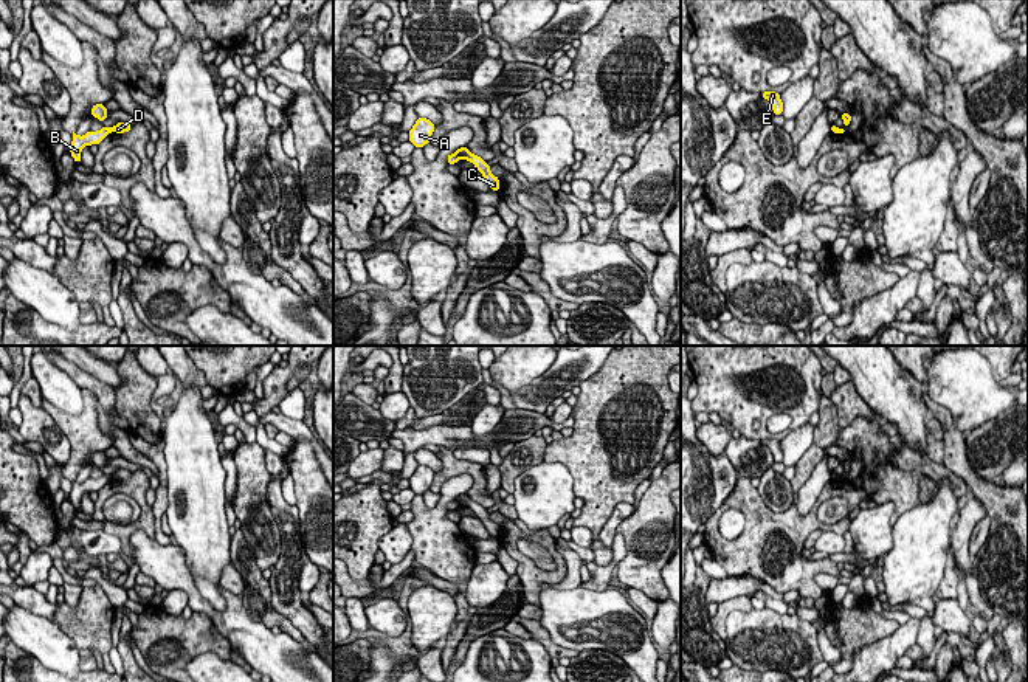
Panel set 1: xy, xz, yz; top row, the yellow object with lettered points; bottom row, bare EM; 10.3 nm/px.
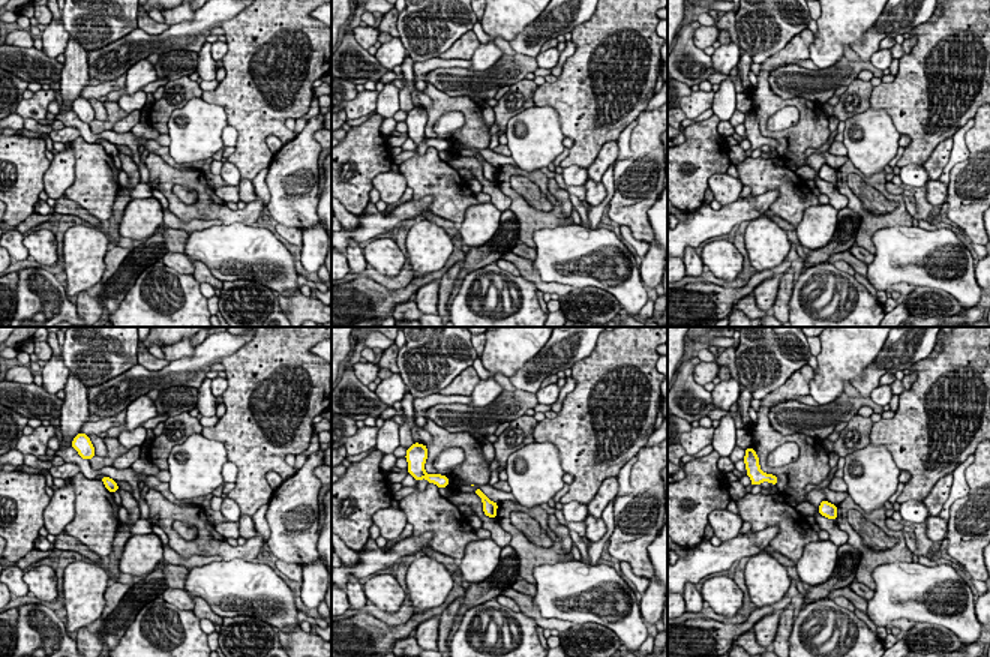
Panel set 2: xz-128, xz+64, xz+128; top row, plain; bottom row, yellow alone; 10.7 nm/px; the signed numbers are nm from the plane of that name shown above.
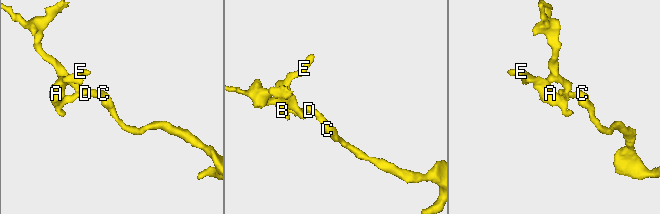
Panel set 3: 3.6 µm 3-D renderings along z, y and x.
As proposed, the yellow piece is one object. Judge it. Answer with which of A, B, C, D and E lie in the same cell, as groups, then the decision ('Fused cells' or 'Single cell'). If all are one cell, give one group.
Groups: A B E / C D. Fused cells

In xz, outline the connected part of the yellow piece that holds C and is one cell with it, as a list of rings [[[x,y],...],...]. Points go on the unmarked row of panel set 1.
[[[461,494],[456,498],[456,502],[459,505],[464,505],[467,508],[471,508],[476,515],[476,518],[479,518],[482,521],[482,524],[485,525],[487,532],[493,536],[493,538],[499,538],[499,525],[495,524],[490,519],[490,513],[487,512],[487,508],[484,508],[481,504],[471,501],[467,494]]]

